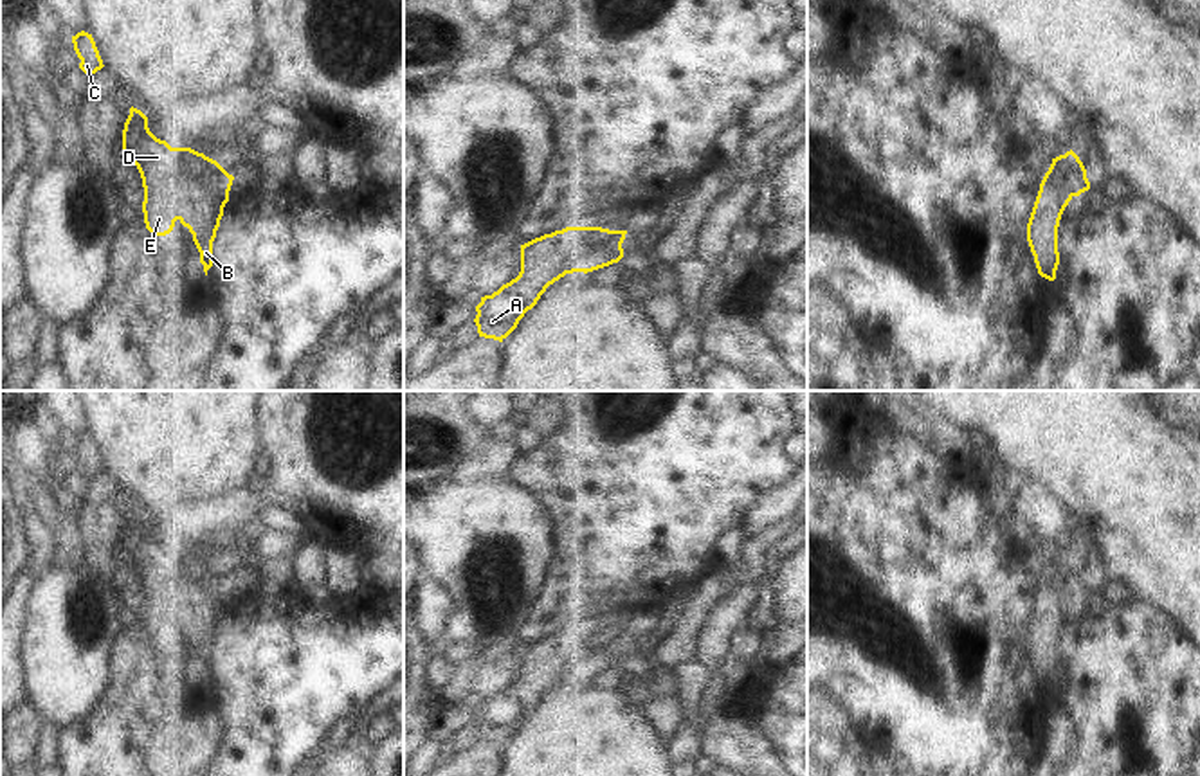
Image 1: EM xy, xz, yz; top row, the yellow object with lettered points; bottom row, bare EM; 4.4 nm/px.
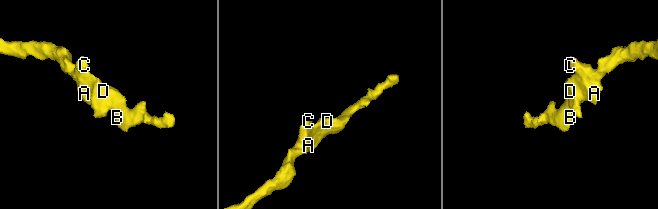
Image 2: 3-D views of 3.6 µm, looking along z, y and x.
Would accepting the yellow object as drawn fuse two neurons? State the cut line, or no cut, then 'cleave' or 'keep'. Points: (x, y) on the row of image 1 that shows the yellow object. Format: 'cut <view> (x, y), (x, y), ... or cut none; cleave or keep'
cut none; keep

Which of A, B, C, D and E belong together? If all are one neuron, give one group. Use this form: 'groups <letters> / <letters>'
groups A B C D E

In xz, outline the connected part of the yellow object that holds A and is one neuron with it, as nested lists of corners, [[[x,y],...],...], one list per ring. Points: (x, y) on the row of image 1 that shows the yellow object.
[[[566,227],[521,245],[521,272],[476,306],[479,337],[503,342],[550,284],[573,272],[593,272],[623,257],[627,230]]]

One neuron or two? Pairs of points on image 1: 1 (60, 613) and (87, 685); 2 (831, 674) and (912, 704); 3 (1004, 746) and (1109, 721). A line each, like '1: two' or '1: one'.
1: one
2: one
3: two

